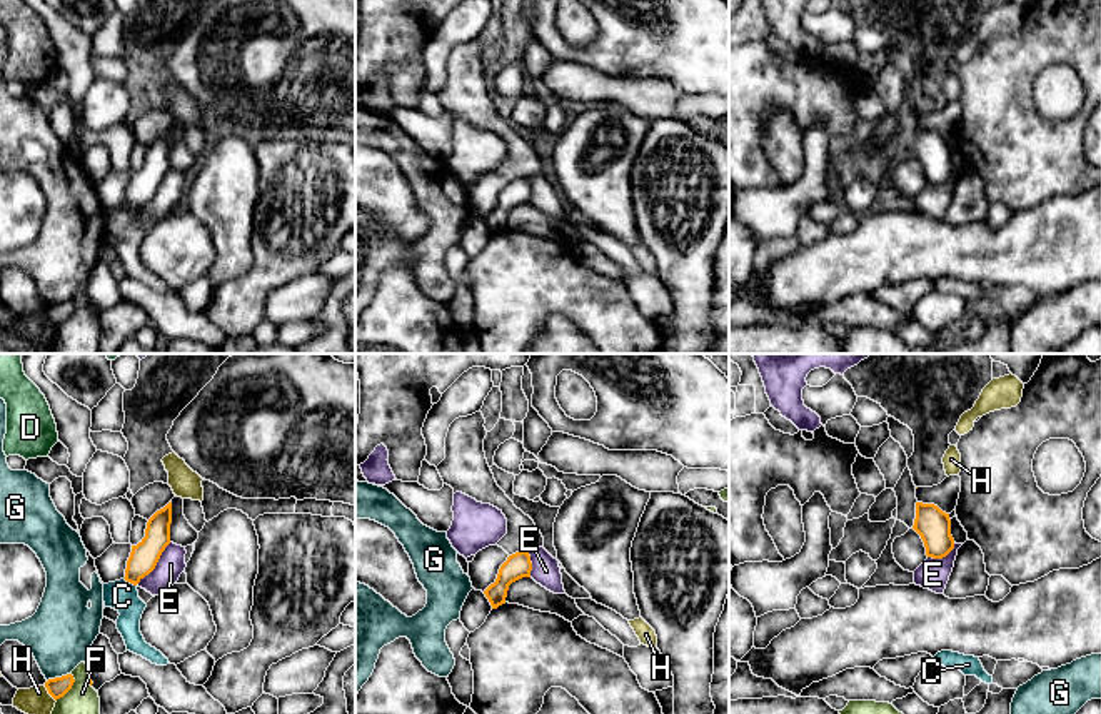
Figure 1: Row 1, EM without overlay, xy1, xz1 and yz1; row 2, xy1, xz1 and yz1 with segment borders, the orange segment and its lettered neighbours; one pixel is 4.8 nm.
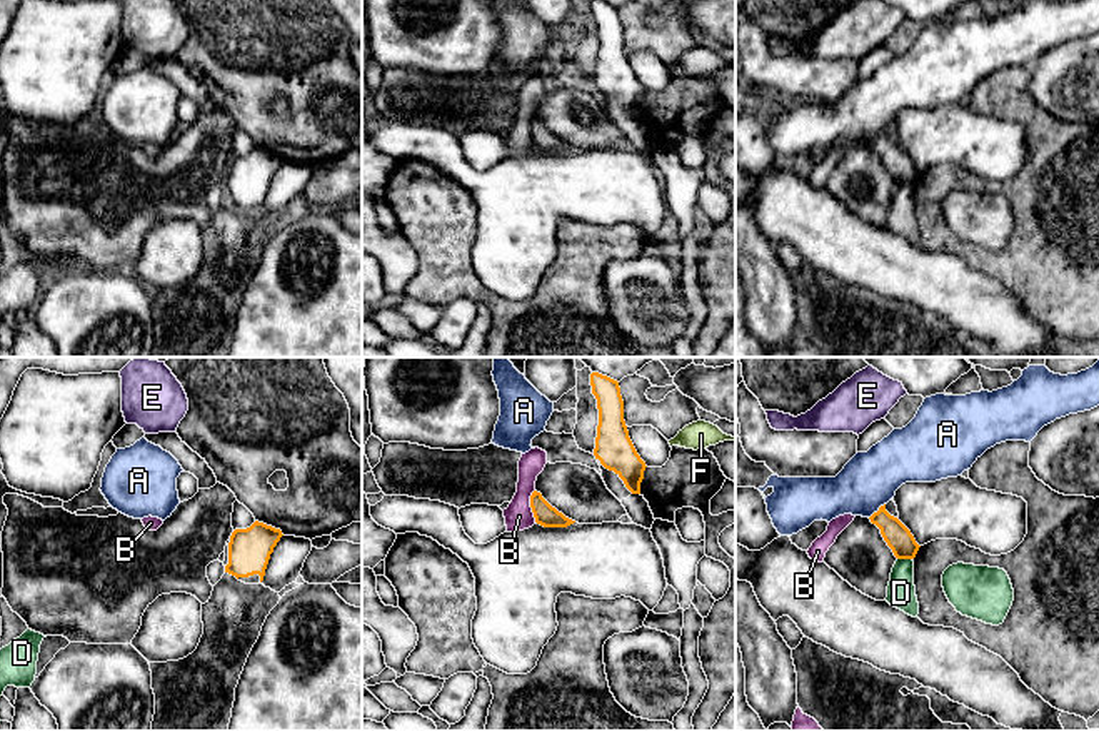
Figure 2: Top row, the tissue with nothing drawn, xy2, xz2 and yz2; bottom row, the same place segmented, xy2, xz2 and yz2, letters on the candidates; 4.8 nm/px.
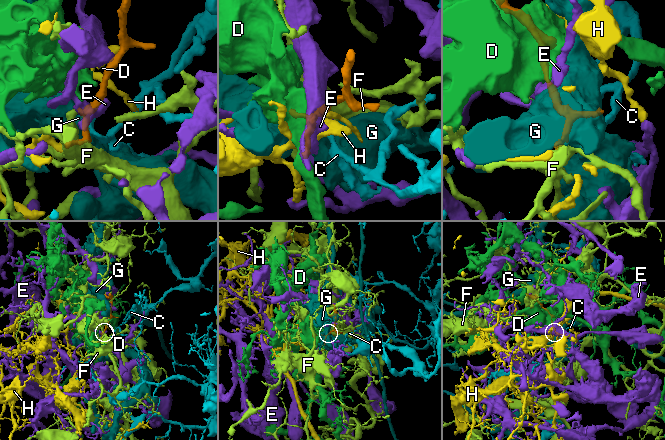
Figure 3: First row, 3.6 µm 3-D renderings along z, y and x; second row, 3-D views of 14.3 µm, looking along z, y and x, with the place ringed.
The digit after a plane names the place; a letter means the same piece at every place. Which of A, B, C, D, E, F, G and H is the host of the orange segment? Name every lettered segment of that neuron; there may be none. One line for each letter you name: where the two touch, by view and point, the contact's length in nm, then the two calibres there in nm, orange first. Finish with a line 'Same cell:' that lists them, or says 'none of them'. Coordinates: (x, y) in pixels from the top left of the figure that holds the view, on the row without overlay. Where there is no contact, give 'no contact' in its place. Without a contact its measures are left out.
A: yz2 (878, 137) | 110 nm | 120/280 nm
Same cell: A

